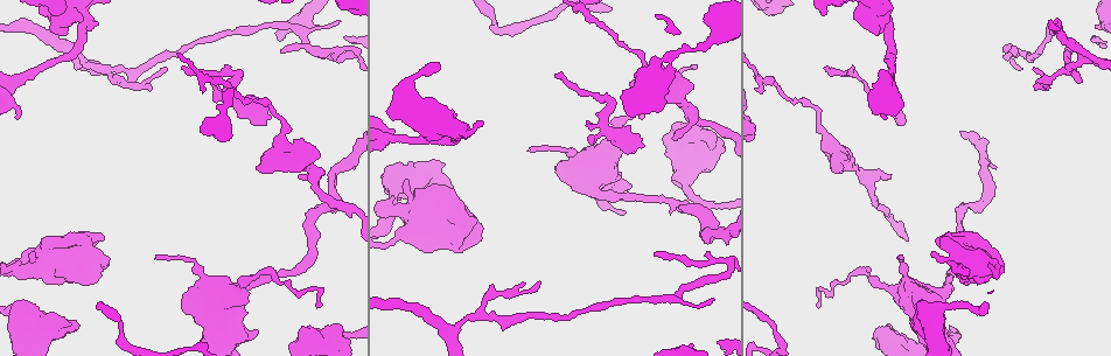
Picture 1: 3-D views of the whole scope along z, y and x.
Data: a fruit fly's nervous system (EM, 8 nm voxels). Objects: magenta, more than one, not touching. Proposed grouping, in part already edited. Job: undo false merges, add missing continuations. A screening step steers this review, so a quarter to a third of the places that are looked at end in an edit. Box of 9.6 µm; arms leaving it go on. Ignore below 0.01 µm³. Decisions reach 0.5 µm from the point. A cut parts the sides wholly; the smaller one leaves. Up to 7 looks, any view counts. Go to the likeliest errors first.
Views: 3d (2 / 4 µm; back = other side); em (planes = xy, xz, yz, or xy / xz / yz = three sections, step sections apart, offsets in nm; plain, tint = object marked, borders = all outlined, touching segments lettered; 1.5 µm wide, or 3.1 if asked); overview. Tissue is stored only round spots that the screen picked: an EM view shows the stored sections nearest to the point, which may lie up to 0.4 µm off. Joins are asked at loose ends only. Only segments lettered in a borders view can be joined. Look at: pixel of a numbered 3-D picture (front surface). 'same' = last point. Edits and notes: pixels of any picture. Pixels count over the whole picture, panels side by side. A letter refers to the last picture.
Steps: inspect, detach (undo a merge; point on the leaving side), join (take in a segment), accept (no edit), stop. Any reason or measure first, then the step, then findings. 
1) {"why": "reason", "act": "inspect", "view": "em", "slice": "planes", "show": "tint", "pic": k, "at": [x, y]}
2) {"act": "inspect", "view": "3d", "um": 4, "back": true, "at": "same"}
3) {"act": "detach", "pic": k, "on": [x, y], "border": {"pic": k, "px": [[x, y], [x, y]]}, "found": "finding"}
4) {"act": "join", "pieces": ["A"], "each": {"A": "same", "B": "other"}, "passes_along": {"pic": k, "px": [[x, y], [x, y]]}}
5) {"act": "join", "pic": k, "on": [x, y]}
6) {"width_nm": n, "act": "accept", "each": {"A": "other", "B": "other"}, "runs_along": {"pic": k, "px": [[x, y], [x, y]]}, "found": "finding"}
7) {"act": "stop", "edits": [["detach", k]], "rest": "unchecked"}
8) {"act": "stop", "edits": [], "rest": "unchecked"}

{"why": "branch stops here", "act": "inspect", "view": "3d", "um": 4, "pic": 1, "at": [271, 118]}

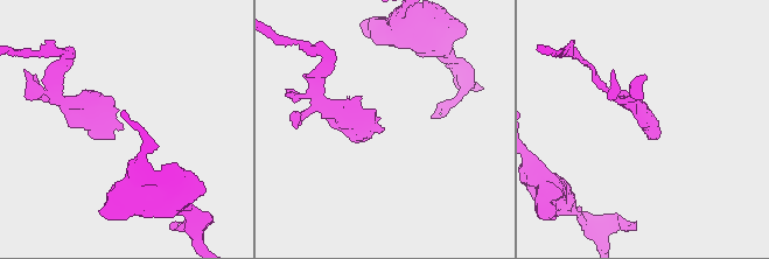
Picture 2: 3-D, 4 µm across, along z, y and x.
{"why": "shape alone is not enough", "act": "inspect", "view": "em", "slice": "yz", "step": 4, "show": "tint", "pic": 2, "at": [123, 127]}

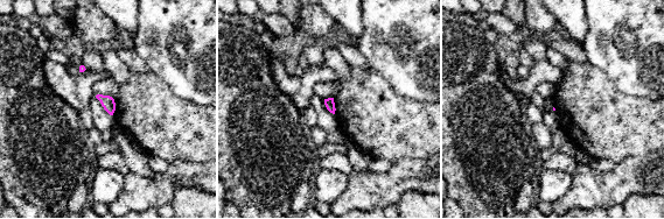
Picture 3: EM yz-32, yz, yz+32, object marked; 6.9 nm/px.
{"why": "cut it another way", "act": "inspect", "view": "em", "slice": "planes", "show": "borders", "at": "same"}

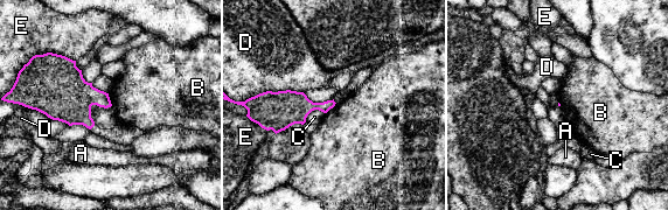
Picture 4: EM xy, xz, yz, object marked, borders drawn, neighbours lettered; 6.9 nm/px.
{"act": "accept", "each": {"A": "other", "B": "other", "C": "other", "D": "other", "E": "other"}, "found": "none of them fits"}

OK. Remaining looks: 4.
{"why": "tapers out", "act": "inspect", "view": "em", "slice": "planes", "show": "borders", "pic": 1, "at": [554, 75]}

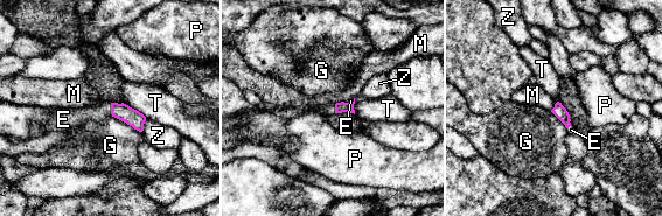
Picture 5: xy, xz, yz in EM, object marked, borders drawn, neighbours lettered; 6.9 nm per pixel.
{"width_nm": 70, "act": "join", "pieces": ["E"], "each": {"E": "same", "G": "other", "M": "other", "P": "other", "T": "other", "Z": "other"}, "passes_along": {"pic": 5, "px": [[123, 112], [111, 109], [76, 117]]}, "found": "it goes on there"}

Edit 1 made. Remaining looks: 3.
{"act": "inspect", "view": "overview"}

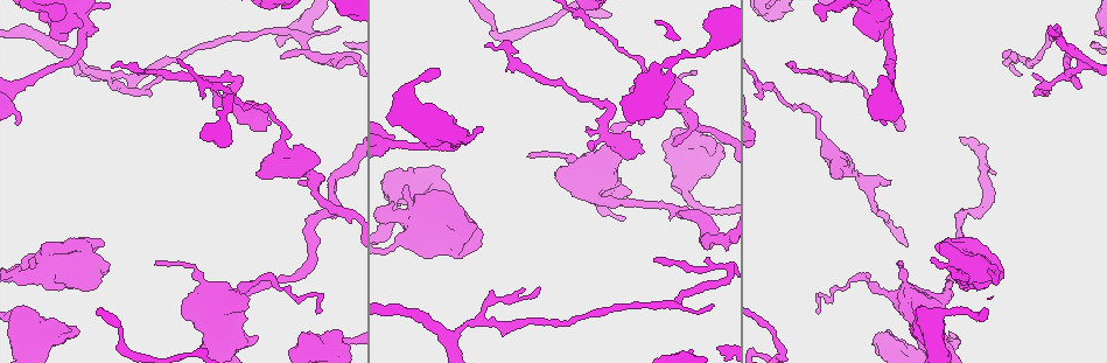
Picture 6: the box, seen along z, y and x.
{"why": "branch stops here", "act": "inspect", "view": "em", "slice": "planes", "show": "borders", "pic": 6, "at": [833, 175]}

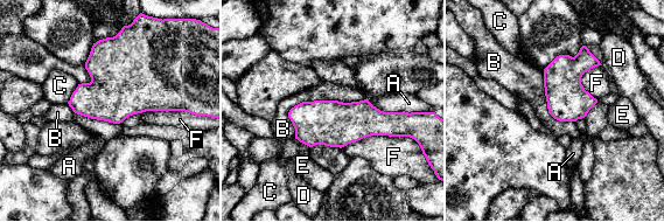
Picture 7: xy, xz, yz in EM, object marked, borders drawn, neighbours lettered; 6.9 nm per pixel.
{"act": "accept", "each": {"A": "other", "B": "other", "C": "other", "D": "other", "E": "other", "F": "other"}, "border": {"pic": 7, "px": [[367, 98], [295, 104], [294, 137]]}, "found": "no lettered segment goes on from it"}

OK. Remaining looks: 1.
{"act": "stop", "edits": [["join", 5]], "rest": "unchecked"}

